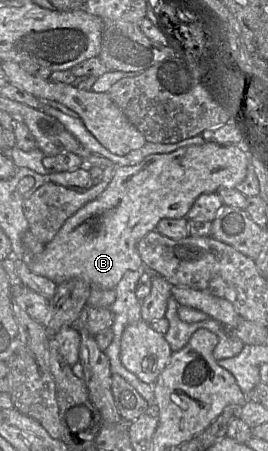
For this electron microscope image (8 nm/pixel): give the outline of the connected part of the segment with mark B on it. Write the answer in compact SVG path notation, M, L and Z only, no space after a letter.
M206 141L170 153L148 155L133 166L118 166L101 195L69 217L54 239L45 244L42 253L23 256L22 260L31 272L47 277L57 284L81 278L103 289L115 289L125 272L144 269L144 263L138 252L138 243L148 233L156 230L160 220L187 218L187 214L201 194L237 187L246 177L248 164L246 153L238 146Z

